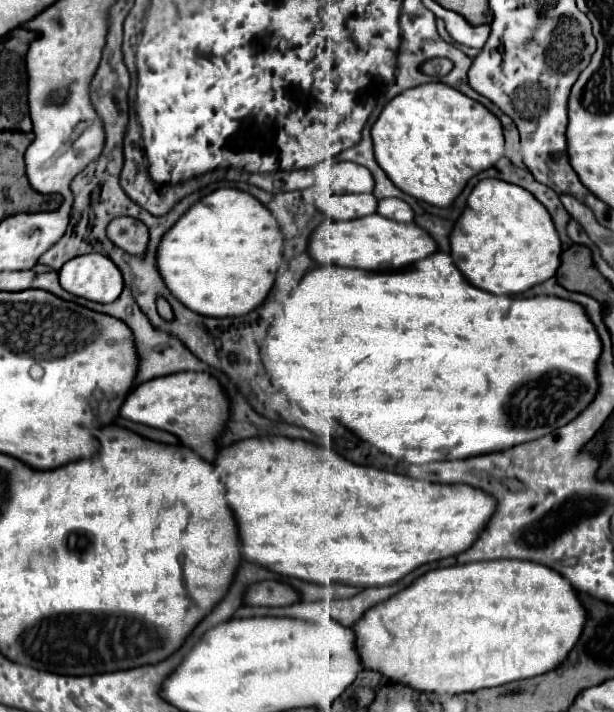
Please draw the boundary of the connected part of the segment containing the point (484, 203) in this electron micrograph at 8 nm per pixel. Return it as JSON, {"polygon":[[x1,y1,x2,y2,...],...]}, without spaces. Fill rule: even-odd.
{"polygon":[[485,178,473,188,471,196,467,198,465,210,461,212,461,216,457,218,451,230,449,244,451,244,453,264,465,276,465,280,479,290,485,290,497,296,521,294,533,288,535,284,549,280,551,276,555,276,555,270,559,266,559,254,561,254,561,242,557,238,553,220,545,210,545,206,539,204,521,186,495,180,495,178]]}

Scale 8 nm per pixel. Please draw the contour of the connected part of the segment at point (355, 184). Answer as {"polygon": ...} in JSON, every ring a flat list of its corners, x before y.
{"polygon":[[323,162,317,166,317,184,327,184,335,194,371,192,373,176,365,166,355,162]]}

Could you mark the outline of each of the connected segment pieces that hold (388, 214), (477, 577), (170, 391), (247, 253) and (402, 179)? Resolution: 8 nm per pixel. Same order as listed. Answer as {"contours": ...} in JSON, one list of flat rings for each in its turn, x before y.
{"contours":[[[399,198,379,200,377,212,389,220,395,220,395,222,411,222,413,220,413,210]],[[489,560,489,562,471,562,471,564,431,570,415,578,413,586,407,586,405,590,401,590,401,594,395,594,393,598,389,598,389,602,381,602,381,606,373,606,373,610,369,610,369,614,365,614,365,618,361,618,361,622,355,622,351,628,357,634,357,652,361,654,363,668,371,668,373,672,379,672,391,682,409,686,419,692,461,694,461,692,475,692,475,690,491,688,491,686,503,686,503,684,523,680,523,678,533,678,557,668,565,660,569,650,575,646,575,642,579,640,583,624,585,624,585,616,587,614,583,606,579,604,577,592,569,586,565,578,561,578,551,568,545,568,535,562,525,562,525,560]],[[181,372,161,378,153,378,137,386,123,402,119,416,137,424,165,430,179,438,179,442,199,454,203,460,213,462,215,458,215,436,225,426,229,416,229,402,219,382,207,372]],[[219,188,211,194,207,194,205,198,201,198,197,204,193,204,169,230,167,234,163,234,159,246,157,246,157,270,161,270,161,278,165,282,165,286,169,286,169,292,183,304,187,306,189,310,201,314,201,316,243,316,251,310,255,310,257,306,263,304,267,292,271,290,273,282,275,282,275,276,277,276,277,266,281,262,281,232,279,232,279,226,273,218,273,214,259,202,255,200,251,194,247,192,241,192,241,190,235,190,235,188]],[[427,82,395,96,373,124,371,138,377,164,385,170,389,180,401,192,439,208,449,206,471,176,491,168,503,156,503,128,497,116,443,82]]]}

